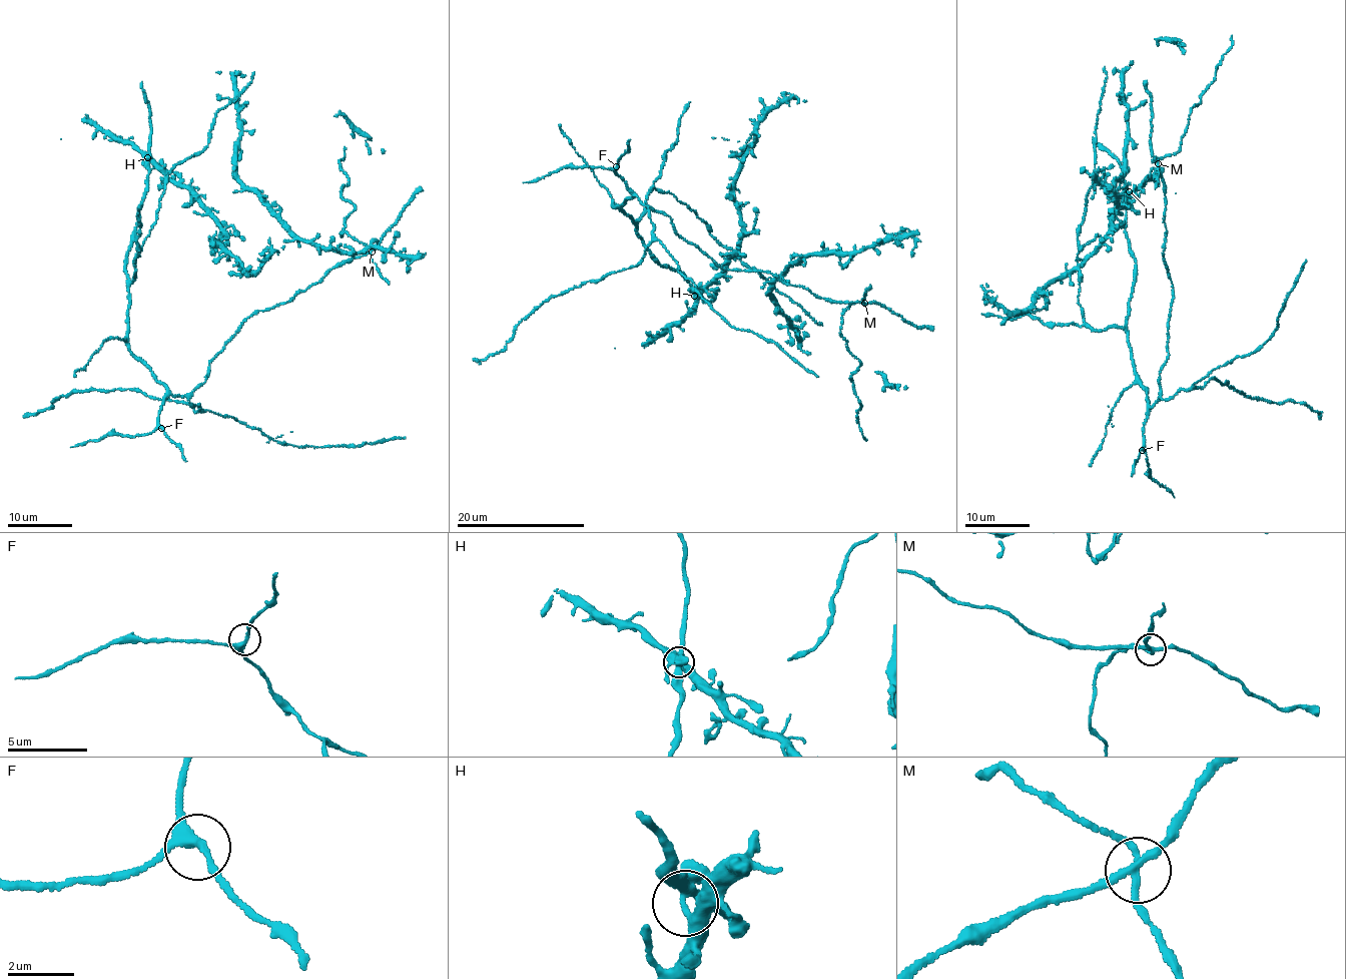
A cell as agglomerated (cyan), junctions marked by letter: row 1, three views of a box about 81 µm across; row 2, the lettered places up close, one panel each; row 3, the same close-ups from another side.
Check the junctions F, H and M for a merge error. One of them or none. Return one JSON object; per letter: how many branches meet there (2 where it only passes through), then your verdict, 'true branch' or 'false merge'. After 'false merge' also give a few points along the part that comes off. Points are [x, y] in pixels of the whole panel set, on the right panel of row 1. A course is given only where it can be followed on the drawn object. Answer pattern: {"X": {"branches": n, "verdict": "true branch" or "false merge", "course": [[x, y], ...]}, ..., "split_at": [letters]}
{"F": {"branches": 3, "verdict": "true branch"}, "H": {"branches": 4, "verdict": "true branch"}, "M": {"branches": 4, "verdict": "false merge", "course": [[1158, 163], [1152, 162], [1154, 157], [1179, 150], [1190, 111], [1215, 76], [1221, 57], [1232, 45], [1232, 35]]}, "split_at": ["M"]}

